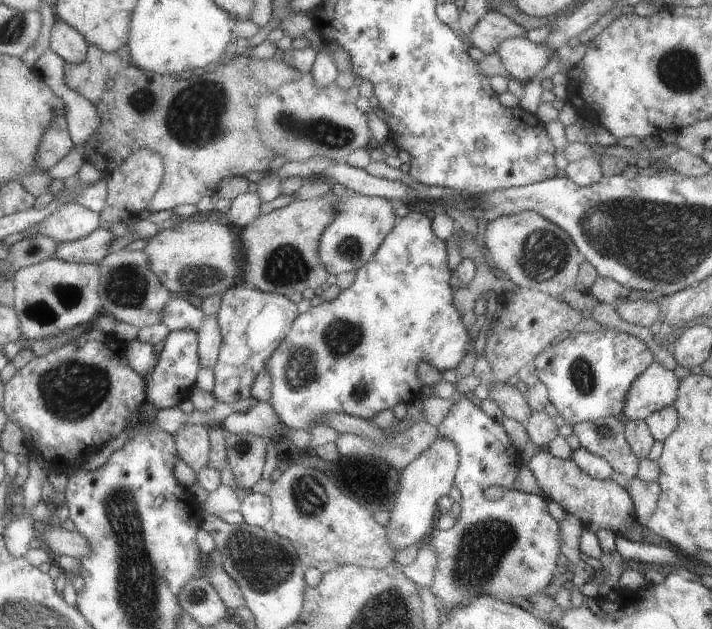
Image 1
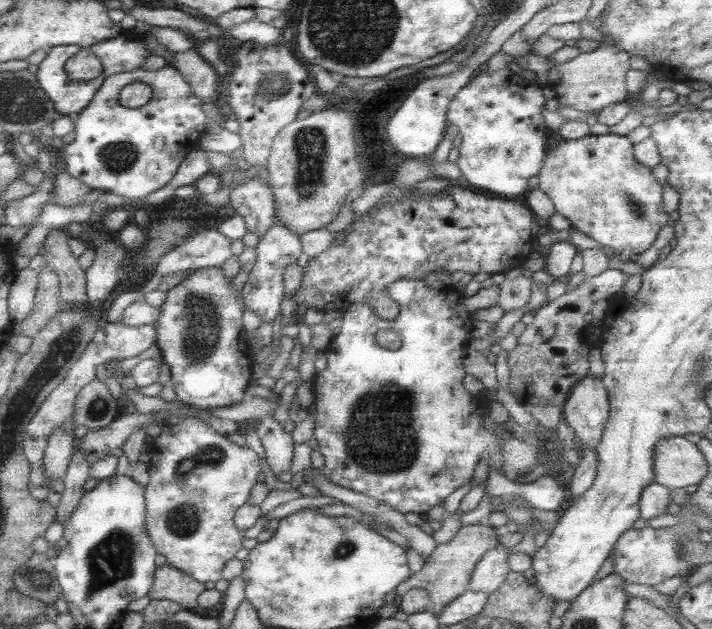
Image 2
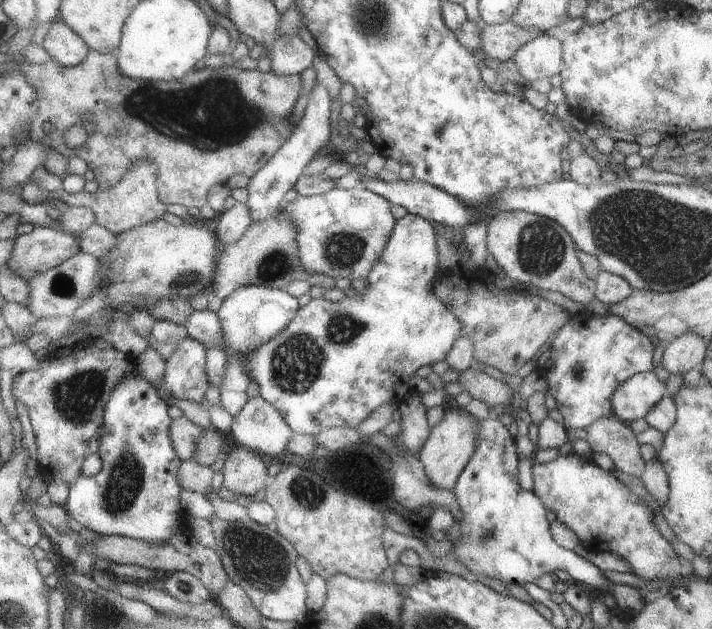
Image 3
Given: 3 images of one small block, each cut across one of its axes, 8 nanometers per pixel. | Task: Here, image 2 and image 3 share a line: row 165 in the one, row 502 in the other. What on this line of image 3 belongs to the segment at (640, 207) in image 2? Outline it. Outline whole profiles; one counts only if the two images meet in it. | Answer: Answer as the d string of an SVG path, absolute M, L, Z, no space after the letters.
M576 453L558 455L551 462L538 464L532 467L534 490L532 492L540 498L546 510L552 510L558 521L568 526L576 536L579 543L589 552L610 552L626 560L636 574L644 580L669 580L671 583L683 576L694 575L692 562L680 557L670 542L668 542L654 522L654 512L636 496L632 494L612 471L605 471L593 461L588 461Z

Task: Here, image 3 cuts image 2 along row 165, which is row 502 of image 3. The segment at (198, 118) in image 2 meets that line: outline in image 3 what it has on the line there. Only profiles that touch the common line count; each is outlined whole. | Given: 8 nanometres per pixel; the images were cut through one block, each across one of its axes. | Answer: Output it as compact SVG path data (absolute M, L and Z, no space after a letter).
M140 356L130 358L130 370L112 390L102 416L104 434L100 438L98 454L102 458L102 468L98 474L84 476L80 474L69 488L64 508L72 520L76 520L84 529L94 534L116 535L144 540L148 544L166 544L172 536L187 528L186 513L180 508L179 494L183 489L178 484L178 468L181 458L175 453L170 442L169 428L172 422L168 414L168 405L160 400L155 387L138 370Z

